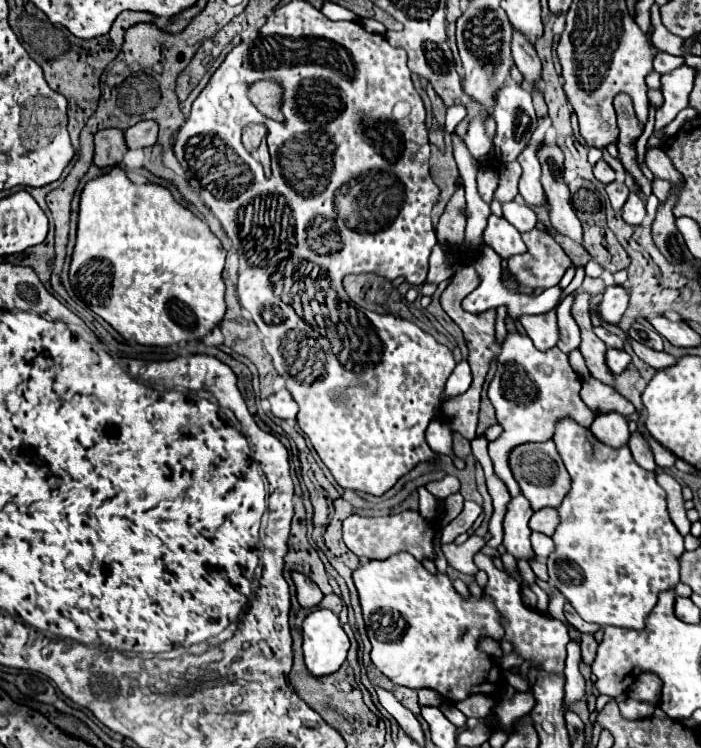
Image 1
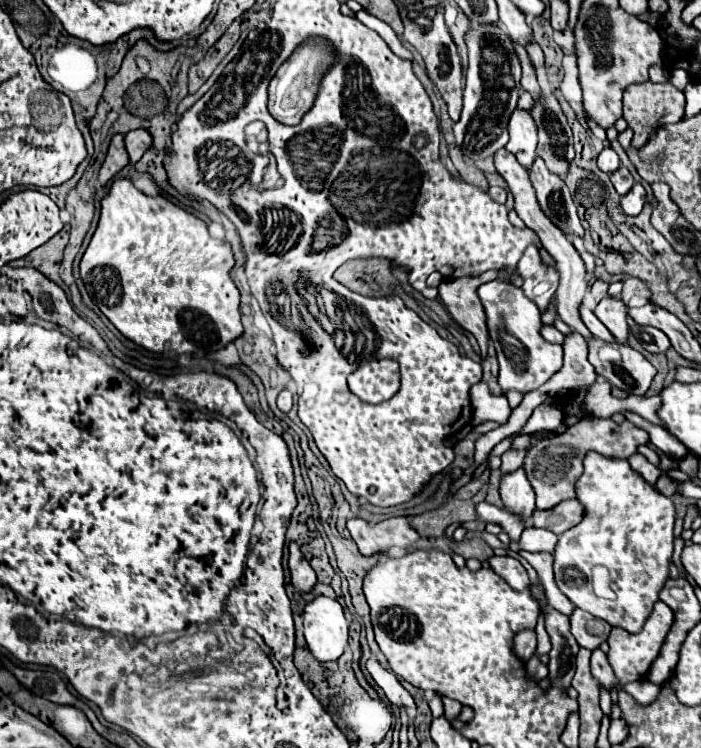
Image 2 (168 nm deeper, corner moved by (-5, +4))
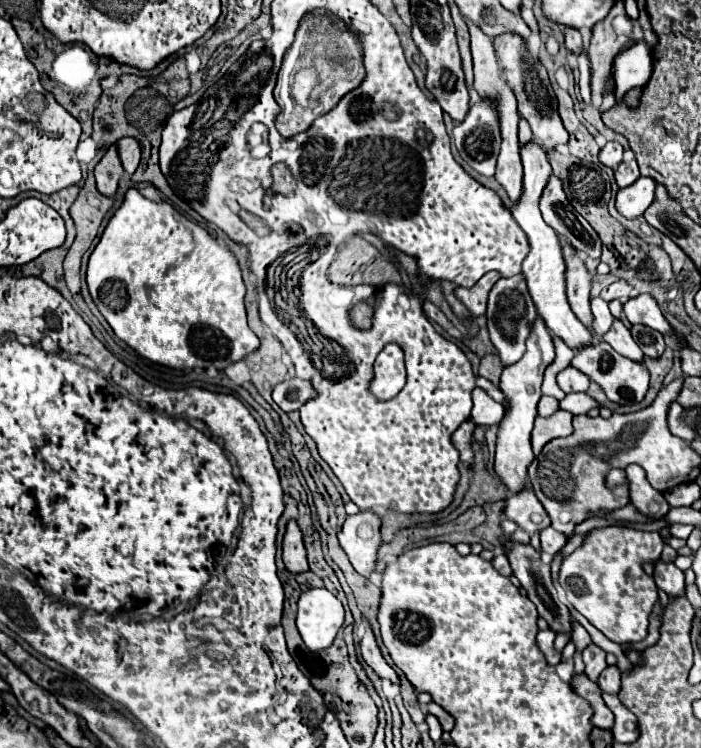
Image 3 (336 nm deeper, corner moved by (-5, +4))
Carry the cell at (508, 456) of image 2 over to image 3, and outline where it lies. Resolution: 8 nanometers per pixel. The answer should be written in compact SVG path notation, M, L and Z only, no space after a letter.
M557 411L551 417L537 417L535 427L531 433L531 445L533 455L539 455L543 445L555 437L565 437L573 431L573 413L569 411Z

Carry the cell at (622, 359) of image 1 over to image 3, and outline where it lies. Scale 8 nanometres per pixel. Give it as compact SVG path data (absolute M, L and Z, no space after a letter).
M593 341L589 343L585 349L577 349L573 361L573 367L577 367L579 371L583 371L585 375L589 375L591 381L599 383L605 391L605 395L609 397L609 401L615 403L631 403L631 401L641 401L649 389L649 371L643 363L639 361L631 361L623 355L619 355L609 343L605 341Z

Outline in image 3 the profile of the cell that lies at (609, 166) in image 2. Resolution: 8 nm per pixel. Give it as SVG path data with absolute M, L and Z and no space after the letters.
M607 143L599 153L599 161L611 169L617 169L621 159L623 159L623 147L619 143Z

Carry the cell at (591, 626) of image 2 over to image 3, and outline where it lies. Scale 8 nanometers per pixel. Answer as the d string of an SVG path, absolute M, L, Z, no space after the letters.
M589 643L583 649L583 661L585 661L585 673L593 681L597 681L599 673L607 667L607 663L605 663L605 651L599 645L595 645L595 643Z

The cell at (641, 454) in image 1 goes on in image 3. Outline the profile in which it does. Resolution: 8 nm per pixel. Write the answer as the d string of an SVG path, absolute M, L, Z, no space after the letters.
M629 465L627 479L631 481L631 503L649 517L661 517L669 511L669 503L665 501L663 493L657 493L653 485L649 485L645 471L639 465Z

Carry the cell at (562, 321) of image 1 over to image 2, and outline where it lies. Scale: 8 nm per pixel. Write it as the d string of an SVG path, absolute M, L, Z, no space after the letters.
M573 333L573 335L565 337L563 349L565 349L563 367L547 383L543 383L539 389L533 389L533 391L525 393L523 403L517 409L531 409L533 411L547 397L553 397L559 389L573 389L577 385L591 387L595 383L597 375L595 375L593 365L589 365L589 361L587 361L583 337L579 333Z

